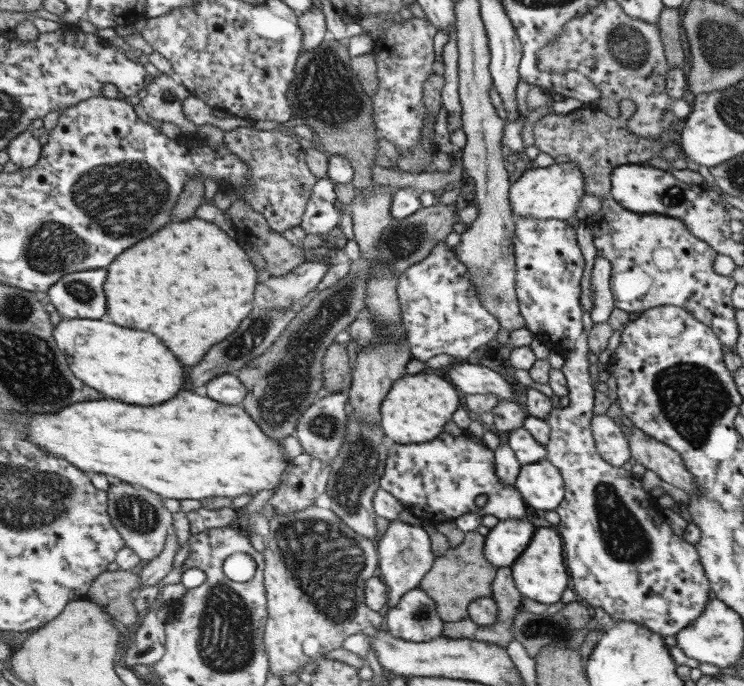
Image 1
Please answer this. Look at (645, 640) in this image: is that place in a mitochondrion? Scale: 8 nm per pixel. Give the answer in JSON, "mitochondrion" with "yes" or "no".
{"mitochondrion":"no"}

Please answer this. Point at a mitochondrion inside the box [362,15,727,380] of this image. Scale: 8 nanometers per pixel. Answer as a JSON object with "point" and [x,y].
{"point":[629,47]}

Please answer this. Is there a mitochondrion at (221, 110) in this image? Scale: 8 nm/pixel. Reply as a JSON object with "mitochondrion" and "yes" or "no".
{"mitochondrion":"no"}

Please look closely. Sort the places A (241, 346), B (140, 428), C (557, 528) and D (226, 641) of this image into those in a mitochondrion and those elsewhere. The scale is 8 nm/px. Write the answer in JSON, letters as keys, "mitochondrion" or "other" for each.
{"A":"mitochondrion","B":"other","C":"other","D":"mitochondrion"}

